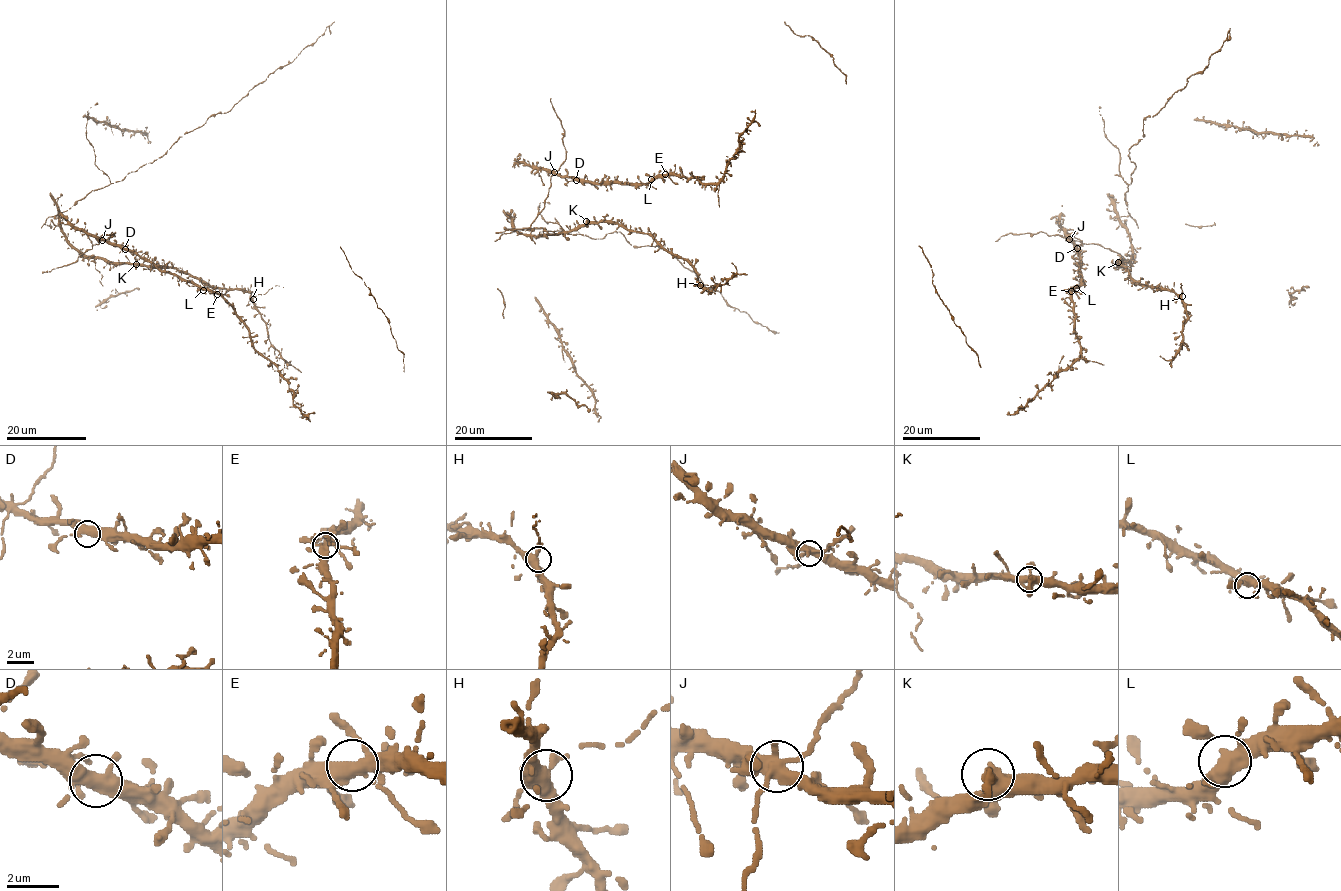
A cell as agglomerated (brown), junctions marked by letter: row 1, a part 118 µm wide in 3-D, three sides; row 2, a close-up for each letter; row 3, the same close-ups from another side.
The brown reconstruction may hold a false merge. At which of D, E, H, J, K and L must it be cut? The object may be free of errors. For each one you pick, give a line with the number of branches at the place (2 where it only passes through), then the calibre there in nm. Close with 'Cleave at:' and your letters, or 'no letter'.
Cleave at: no letter

